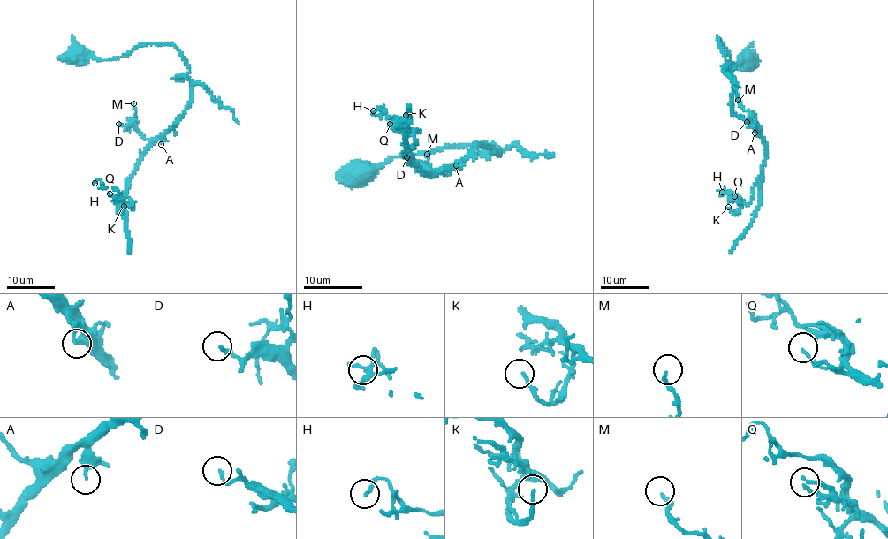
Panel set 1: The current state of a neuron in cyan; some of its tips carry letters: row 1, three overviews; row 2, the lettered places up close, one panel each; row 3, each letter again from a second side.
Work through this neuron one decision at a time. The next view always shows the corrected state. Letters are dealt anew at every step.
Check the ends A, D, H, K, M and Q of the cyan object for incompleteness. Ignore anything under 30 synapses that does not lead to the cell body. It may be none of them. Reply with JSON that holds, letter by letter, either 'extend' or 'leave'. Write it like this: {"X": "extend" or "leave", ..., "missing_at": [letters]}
{"A": "leave", "D": "leave", "H": "leave", "K": "leave", "M": "leave", "Q": "leave", "missing_at": []}

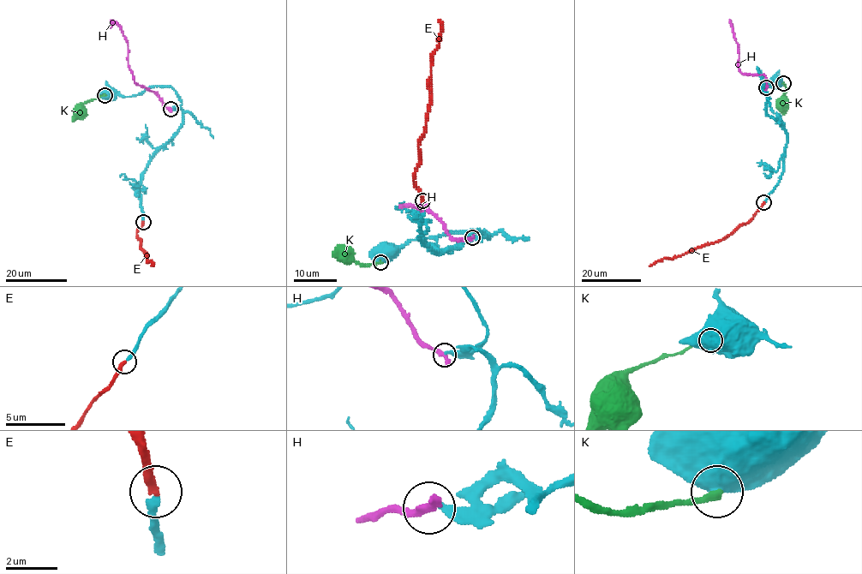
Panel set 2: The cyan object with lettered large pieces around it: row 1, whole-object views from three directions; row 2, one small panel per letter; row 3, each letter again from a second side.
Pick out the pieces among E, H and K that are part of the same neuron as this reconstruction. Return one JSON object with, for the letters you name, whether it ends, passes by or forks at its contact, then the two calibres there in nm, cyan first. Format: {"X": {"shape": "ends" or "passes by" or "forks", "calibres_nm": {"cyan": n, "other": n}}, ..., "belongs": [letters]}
{"E": {"shape": "ends", "calibres_nm": {"cyan": 300, "other": 320}}, "belongs": ["E"]}

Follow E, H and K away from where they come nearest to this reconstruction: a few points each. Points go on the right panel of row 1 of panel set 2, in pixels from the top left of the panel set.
E: (763, 203), (750, 220), (721, 239), (679, 256), (662, 258), (649, 266)
H: (766, 87), (763, 74), (745, 74), (739, 70), (738, 43), (732, 26)
K: (783, 83), (786, 86), (784, 115)

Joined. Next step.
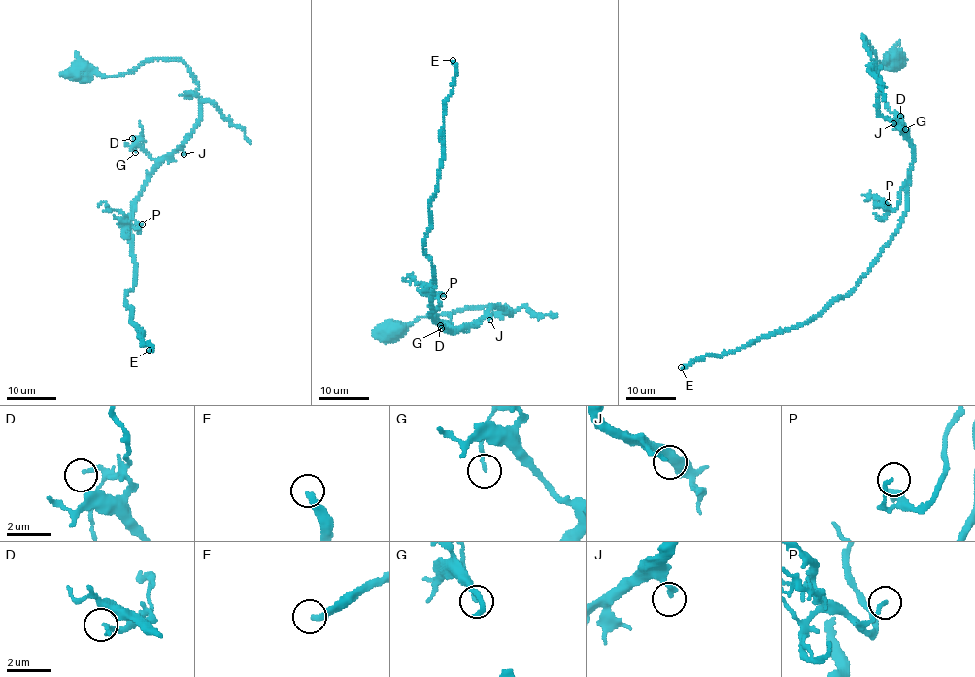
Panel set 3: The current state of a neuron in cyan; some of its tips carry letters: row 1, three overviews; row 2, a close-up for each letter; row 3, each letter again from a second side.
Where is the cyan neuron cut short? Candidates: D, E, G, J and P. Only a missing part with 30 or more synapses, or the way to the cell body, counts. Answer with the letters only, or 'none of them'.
E

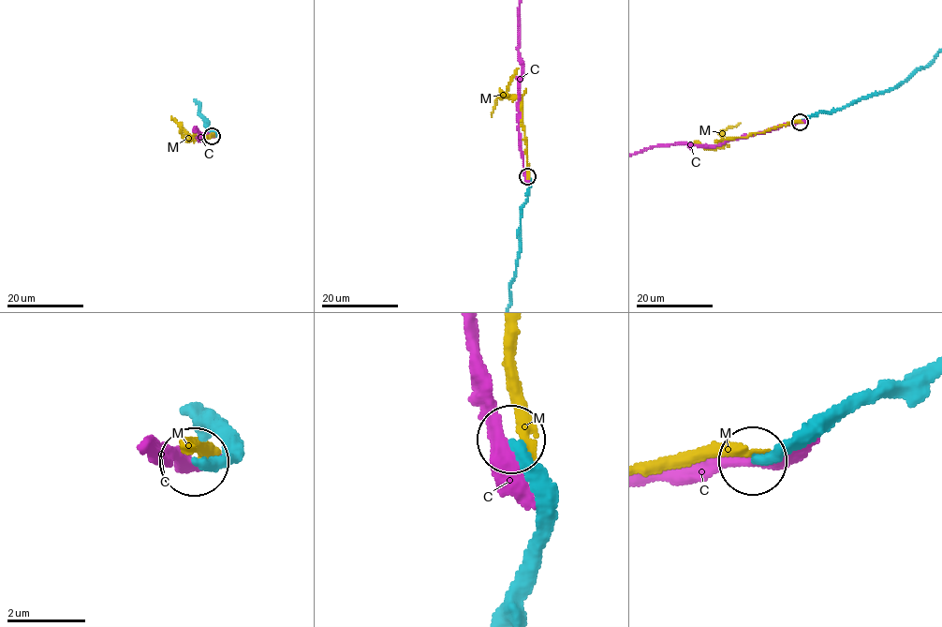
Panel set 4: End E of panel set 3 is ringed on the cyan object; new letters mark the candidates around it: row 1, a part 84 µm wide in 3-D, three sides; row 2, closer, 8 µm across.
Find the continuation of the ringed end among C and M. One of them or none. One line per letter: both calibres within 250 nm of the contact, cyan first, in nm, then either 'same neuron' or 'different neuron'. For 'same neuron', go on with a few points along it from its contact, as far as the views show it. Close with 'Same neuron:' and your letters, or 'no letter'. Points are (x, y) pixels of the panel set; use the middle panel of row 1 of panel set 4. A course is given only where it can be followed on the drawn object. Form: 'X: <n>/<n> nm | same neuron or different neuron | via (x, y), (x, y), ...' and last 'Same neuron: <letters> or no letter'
C: 440/550 nm | different neuron
M: 360/280 nm | different neuron
Same neuron: no letter

